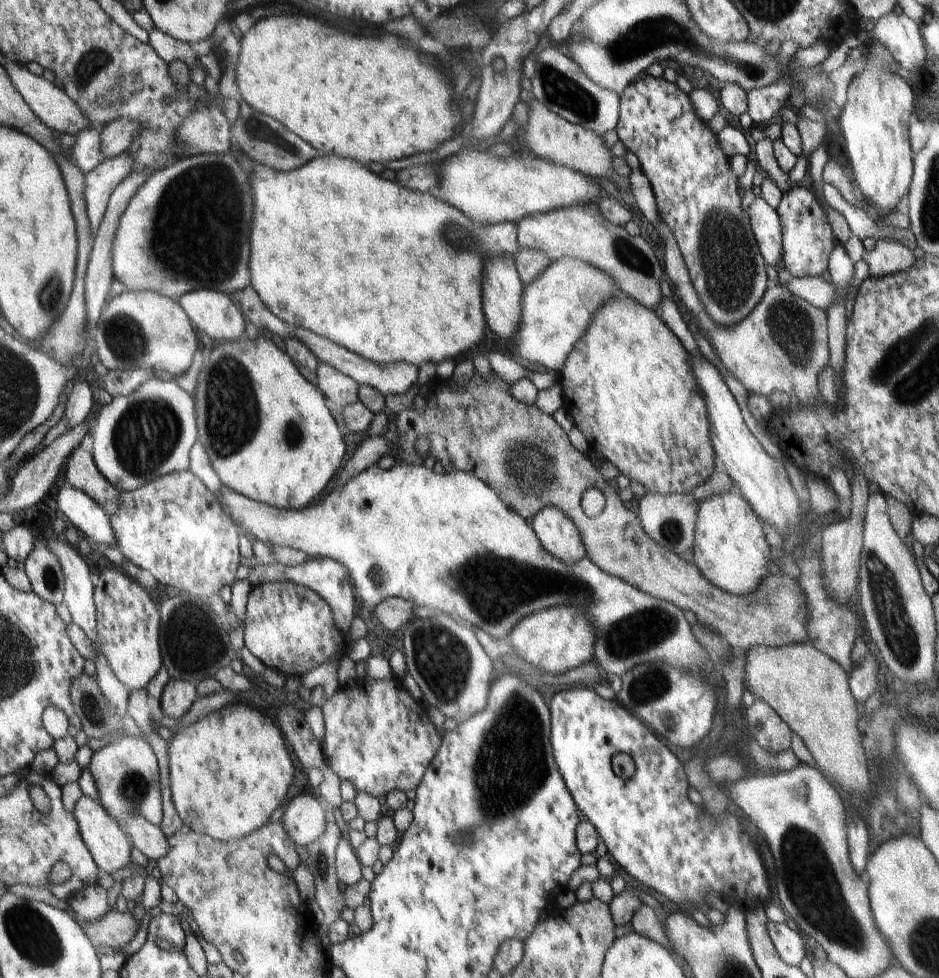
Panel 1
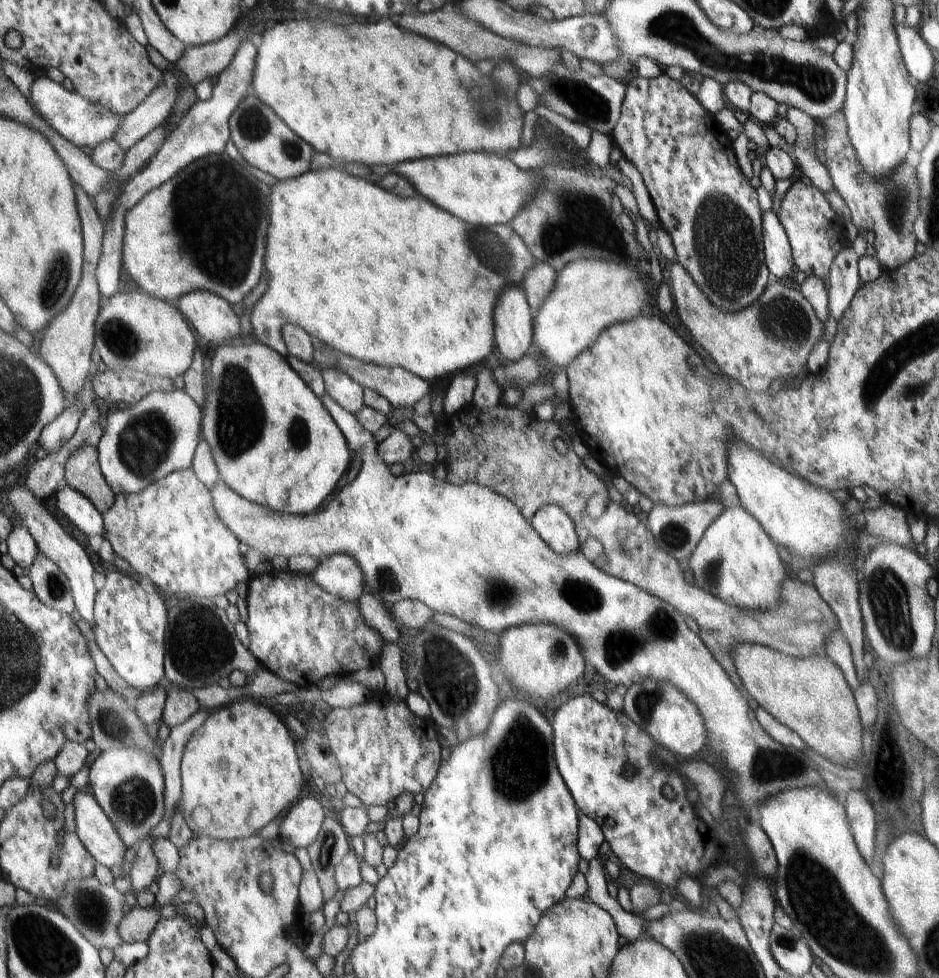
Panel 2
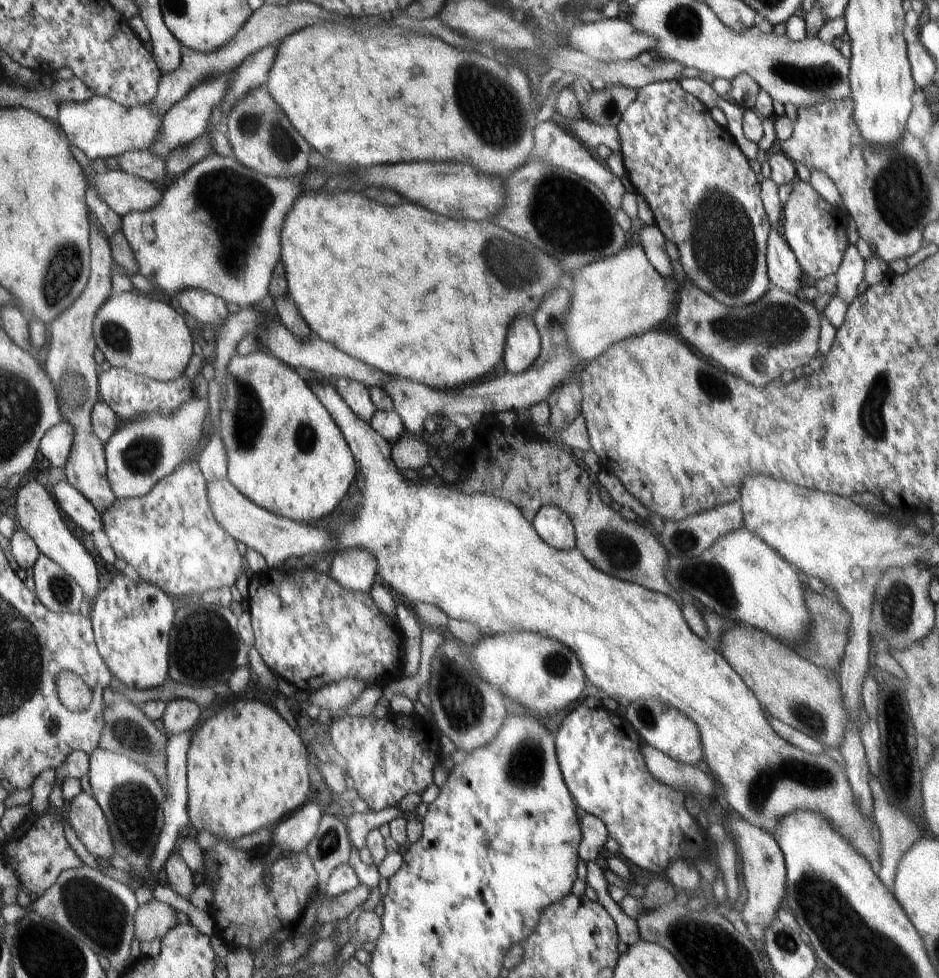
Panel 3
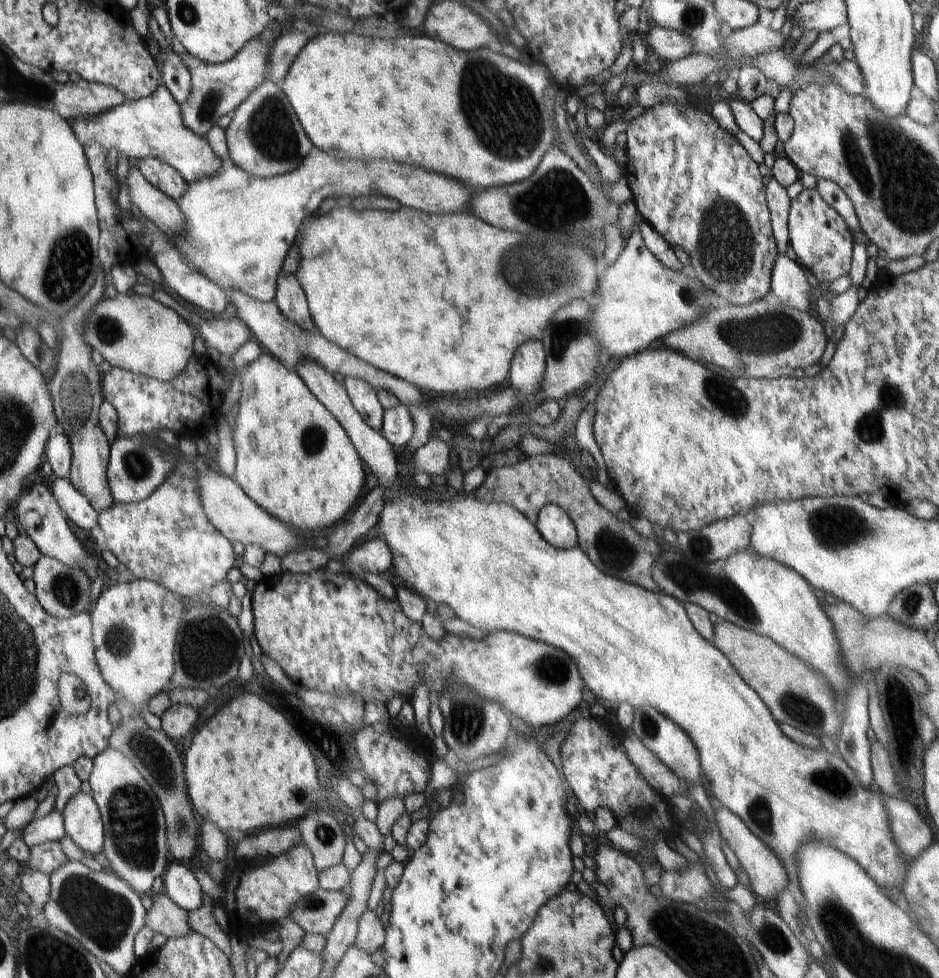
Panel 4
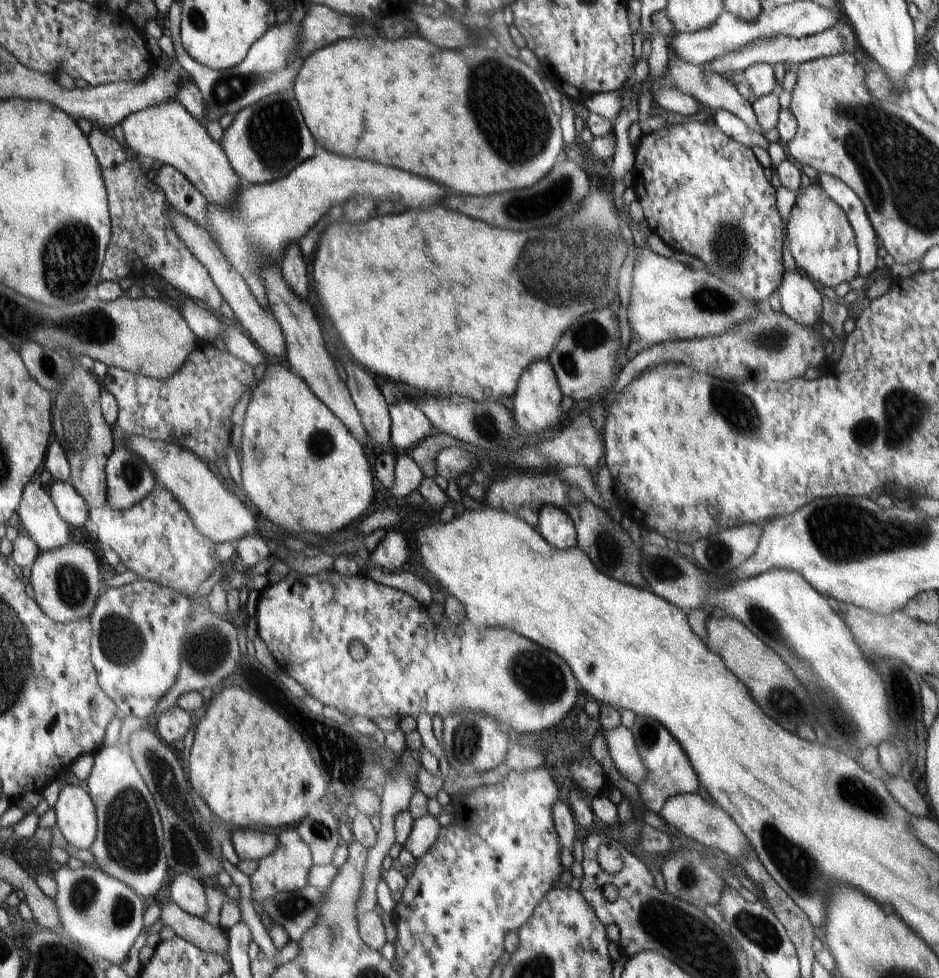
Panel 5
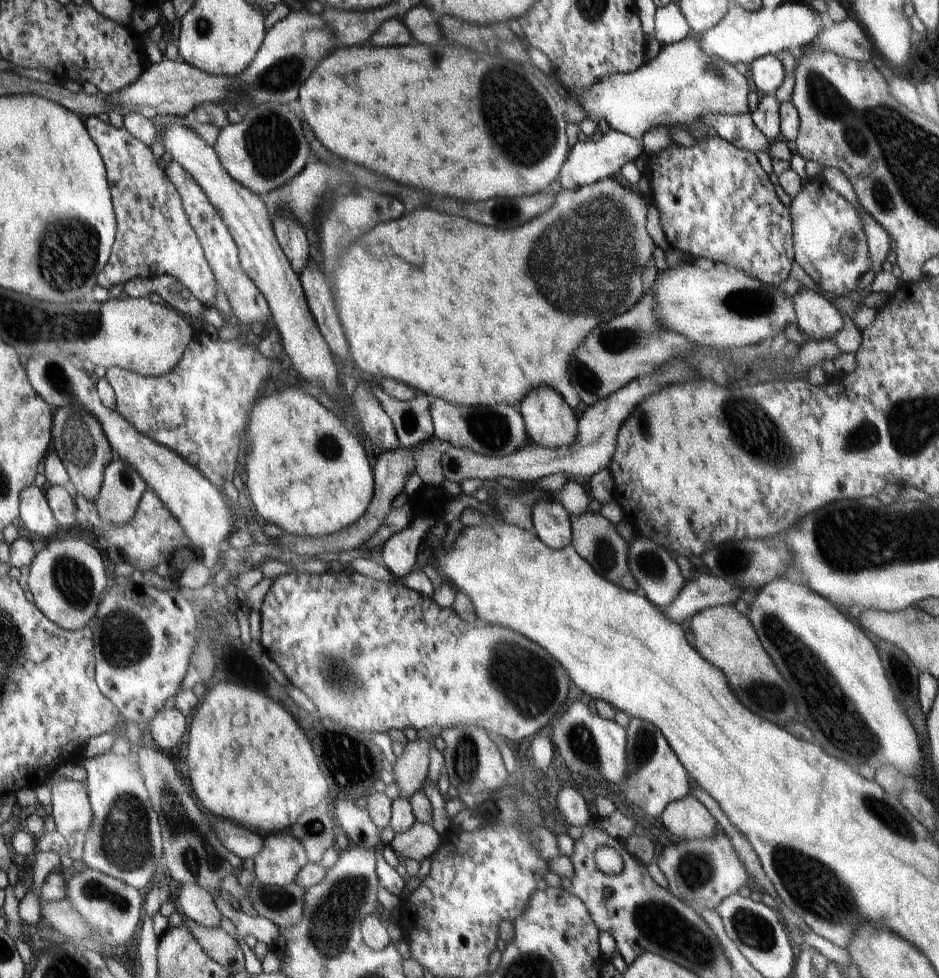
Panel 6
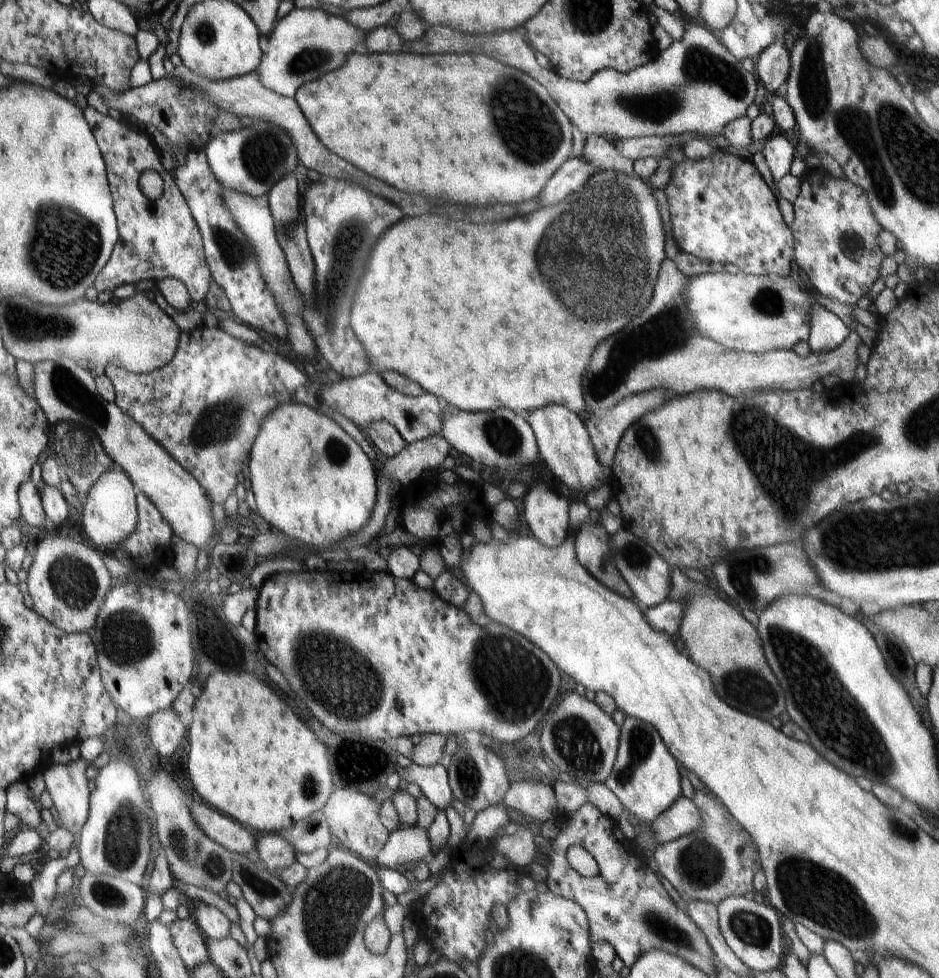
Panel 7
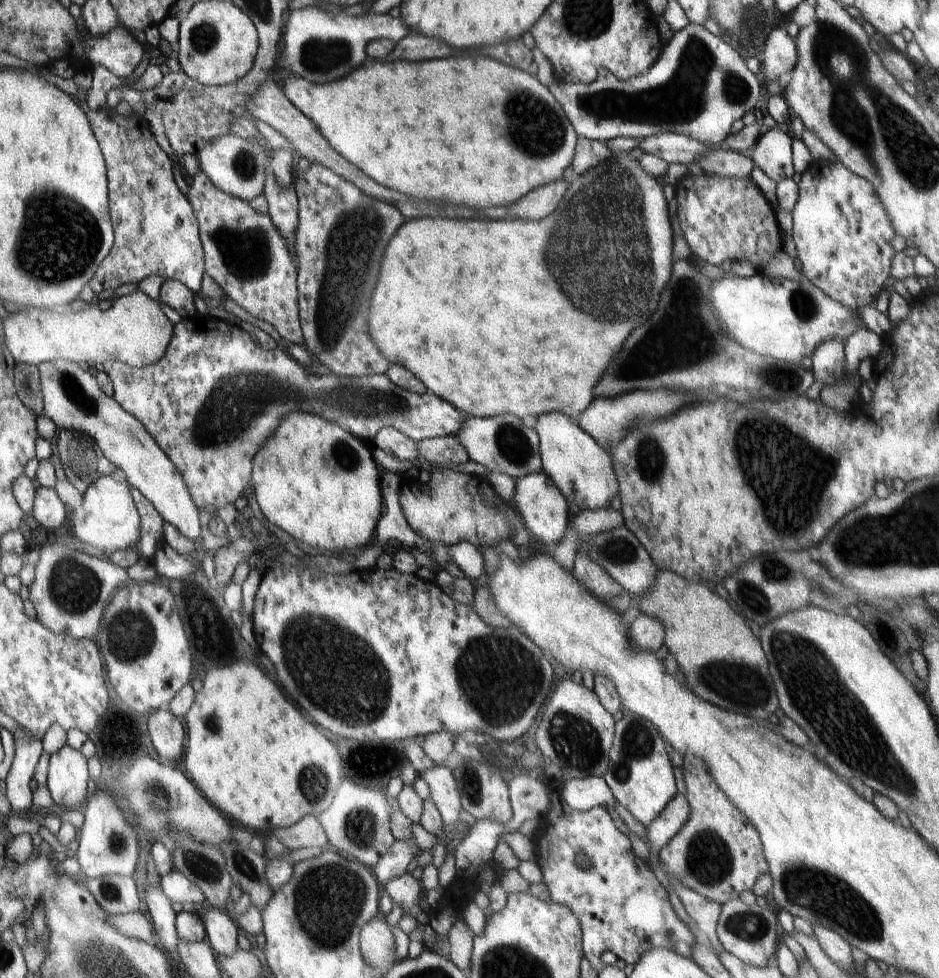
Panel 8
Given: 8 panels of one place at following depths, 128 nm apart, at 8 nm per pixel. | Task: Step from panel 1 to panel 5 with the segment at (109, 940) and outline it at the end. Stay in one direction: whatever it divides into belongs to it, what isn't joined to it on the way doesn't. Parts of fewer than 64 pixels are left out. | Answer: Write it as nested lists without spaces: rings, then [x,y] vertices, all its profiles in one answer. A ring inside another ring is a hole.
[[[174,901],[162,903],[160,912],[160,922],[174,930],[175,936],[180,936],[204,952],[214,952],[218,956],[223,956],[226,950],[228,952],[228,938],[220,926],[212,926],[204,919],[188,914]]]

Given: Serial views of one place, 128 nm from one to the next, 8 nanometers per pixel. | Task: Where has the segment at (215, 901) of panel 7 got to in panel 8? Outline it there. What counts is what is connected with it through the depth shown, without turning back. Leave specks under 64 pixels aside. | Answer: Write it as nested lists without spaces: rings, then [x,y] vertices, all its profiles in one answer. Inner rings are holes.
[[[172,869],[161,877],[160,888],[172,903],[180,902],[180,904],[183,904],[190,902],[190,904],[200,904],[205,900],[202,891],[176,869]]]

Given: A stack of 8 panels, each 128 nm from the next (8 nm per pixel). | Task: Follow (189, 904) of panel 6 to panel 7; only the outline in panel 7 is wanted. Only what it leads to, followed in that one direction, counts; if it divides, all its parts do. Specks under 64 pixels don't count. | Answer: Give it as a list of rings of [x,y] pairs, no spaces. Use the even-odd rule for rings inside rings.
[[[200,900],[197,901],[191,919],[197,924],[204,937],[222,940],[222,938],[230,936],[231,921],[224,916],[224,913],[214,906],[208,906]]]

